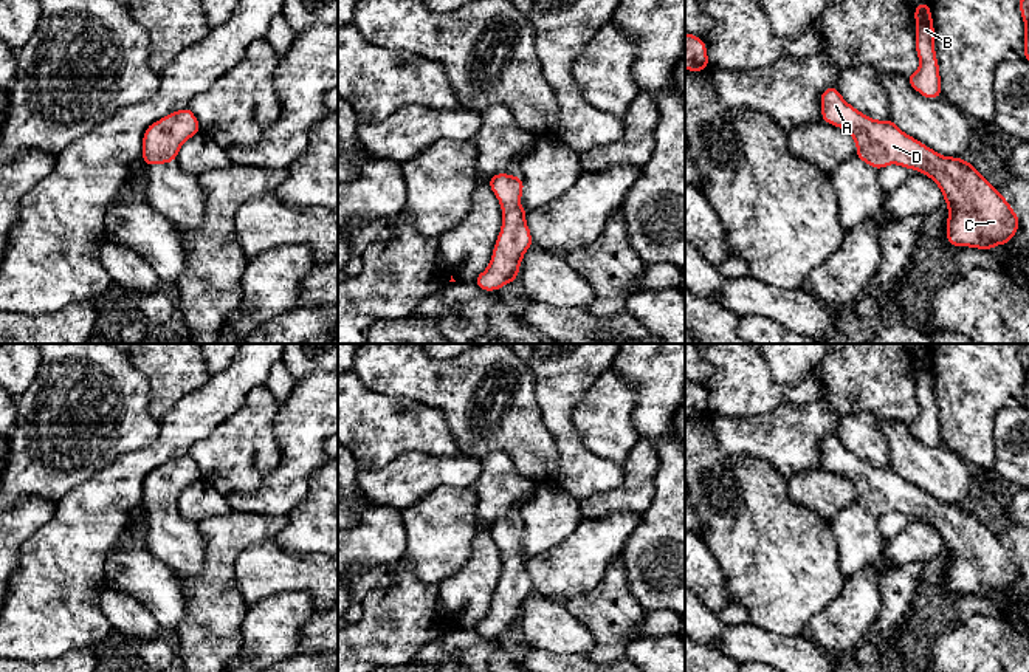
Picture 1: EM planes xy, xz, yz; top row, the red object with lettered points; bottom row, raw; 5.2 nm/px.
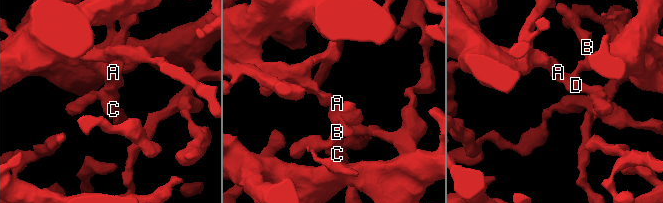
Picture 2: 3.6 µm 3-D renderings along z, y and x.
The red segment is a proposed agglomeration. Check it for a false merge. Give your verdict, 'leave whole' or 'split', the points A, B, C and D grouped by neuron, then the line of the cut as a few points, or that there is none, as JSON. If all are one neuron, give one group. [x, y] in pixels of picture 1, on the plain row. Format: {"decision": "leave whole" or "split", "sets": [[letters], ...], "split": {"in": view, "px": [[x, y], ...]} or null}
{"decision": "leave whole", "sets": [["A", "B", "C", "D"]], "split": null}

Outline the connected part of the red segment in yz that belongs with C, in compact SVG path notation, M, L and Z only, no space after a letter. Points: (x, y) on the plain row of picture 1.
M835 432L821 443L821 466L851 480L857 491L857 505L880 517L899 511L930 523L941 536L948 553L947 588L950 593L970 593L990 598L995 591L1007 591L1020 574L1020 565L1009 548L967 506L941 503L928 492L903 480L891 466L876 468L849 452Z

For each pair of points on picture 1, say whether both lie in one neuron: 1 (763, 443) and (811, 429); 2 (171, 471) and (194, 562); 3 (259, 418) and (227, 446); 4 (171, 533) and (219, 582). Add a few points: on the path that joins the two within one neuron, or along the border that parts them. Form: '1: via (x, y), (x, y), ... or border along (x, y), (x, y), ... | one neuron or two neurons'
1: via (775, 437), (791, 437), (798, 431) | one neuron
2: via (168, 494), (168, 533), (174, 539) | one neuron
3: via (251, 426), (234, 443) | one neuron
4: border along (200, 531), (205, 569), (197, 578), (180, 581) | two neurons

